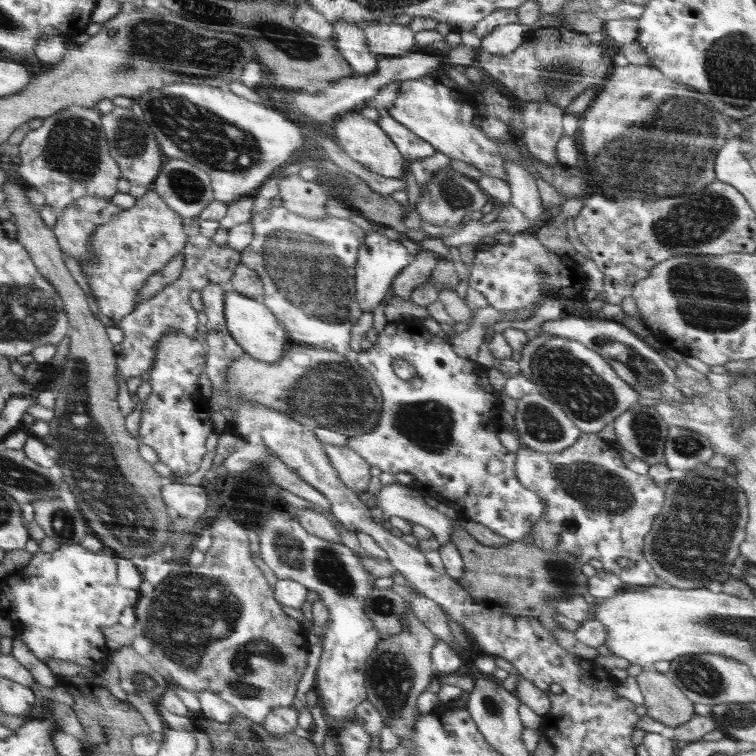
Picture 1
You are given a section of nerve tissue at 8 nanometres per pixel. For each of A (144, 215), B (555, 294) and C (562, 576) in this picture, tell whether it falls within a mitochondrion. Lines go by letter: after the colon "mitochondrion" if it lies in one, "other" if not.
A: other
B: other
C: mitochondrion

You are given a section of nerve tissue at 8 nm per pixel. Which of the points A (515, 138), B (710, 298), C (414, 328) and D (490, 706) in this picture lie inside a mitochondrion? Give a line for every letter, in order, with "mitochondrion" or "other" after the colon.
A: other
B: mitochondrion
C: other
D: mitochondrion

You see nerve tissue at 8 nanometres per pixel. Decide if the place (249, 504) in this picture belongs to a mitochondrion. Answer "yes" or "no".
yes

